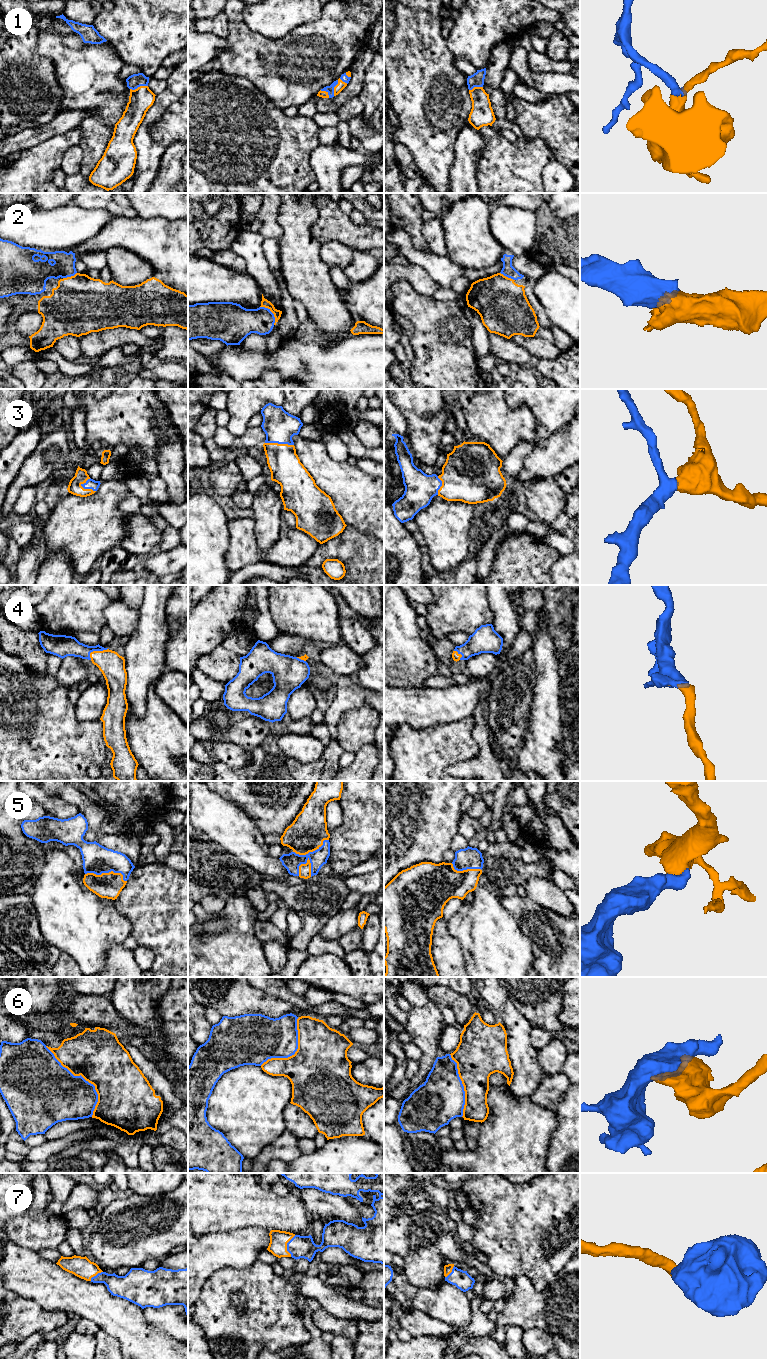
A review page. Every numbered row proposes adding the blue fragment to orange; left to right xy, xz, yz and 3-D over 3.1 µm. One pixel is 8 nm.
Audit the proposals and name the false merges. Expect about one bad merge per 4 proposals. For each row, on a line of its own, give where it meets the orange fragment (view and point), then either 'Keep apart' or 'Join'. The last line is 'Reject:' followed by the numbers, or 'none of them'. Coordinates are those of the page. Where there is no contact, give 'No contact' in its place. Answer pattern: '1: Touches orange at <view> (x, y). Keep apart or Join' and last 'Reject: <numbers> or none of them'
1: Touches orange at xy (138, 87). Join
2: Touches orange at xz (272, 312). Join
3: Touches orange at xz (279, 444). Join
4: Touches orange at xy (95, 651). Join
5: Touches orange at xy (107, 873). Join
6: Touches orange at xy (84, 1078). Keep apart
7: Touches orange at xz (286, 1246). Join
Reject: 6

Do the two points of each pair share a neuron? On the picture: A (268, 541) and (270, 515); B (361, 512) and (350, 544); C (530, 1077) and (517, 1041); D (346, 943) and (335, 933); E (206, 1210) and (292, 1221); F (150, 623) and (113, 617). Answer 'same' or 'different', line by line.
A: same
B: different
C: same
D: different
E: same
F: different

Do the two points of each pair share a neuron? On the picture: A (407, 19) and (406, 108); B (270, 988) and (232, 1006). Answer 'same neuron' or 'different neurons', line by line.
A: same neuron
B: different neurons

